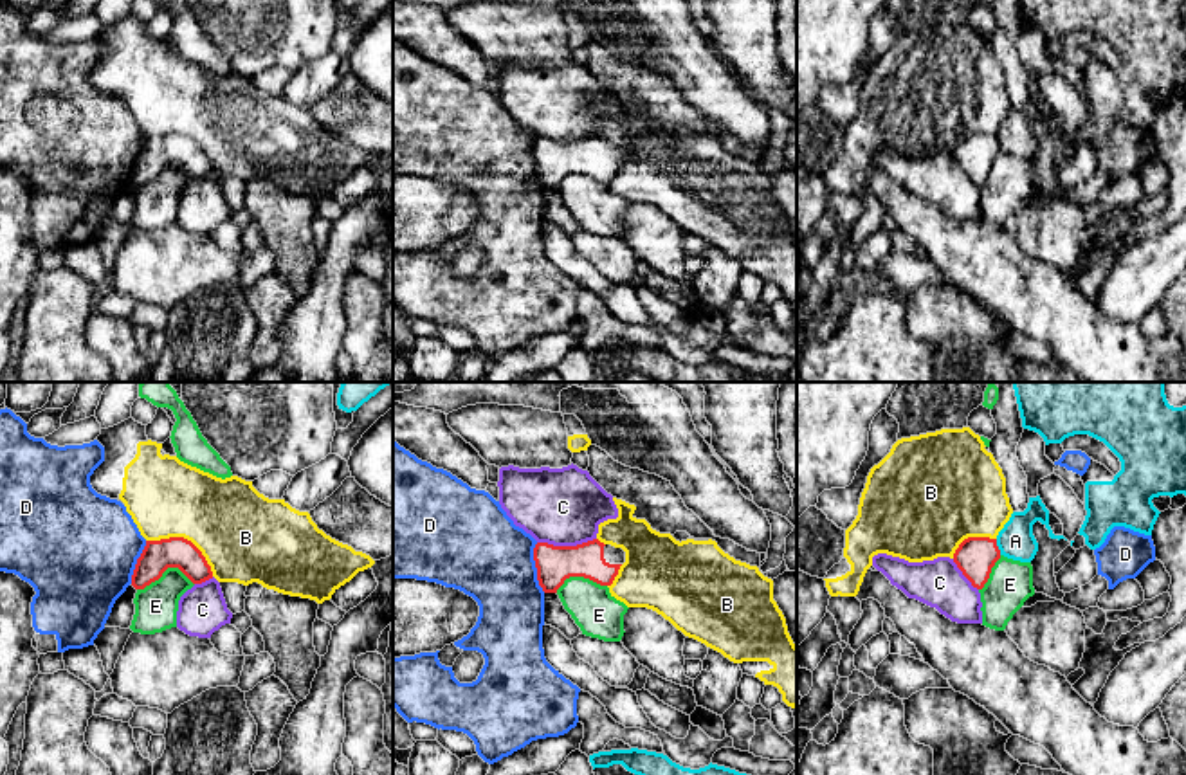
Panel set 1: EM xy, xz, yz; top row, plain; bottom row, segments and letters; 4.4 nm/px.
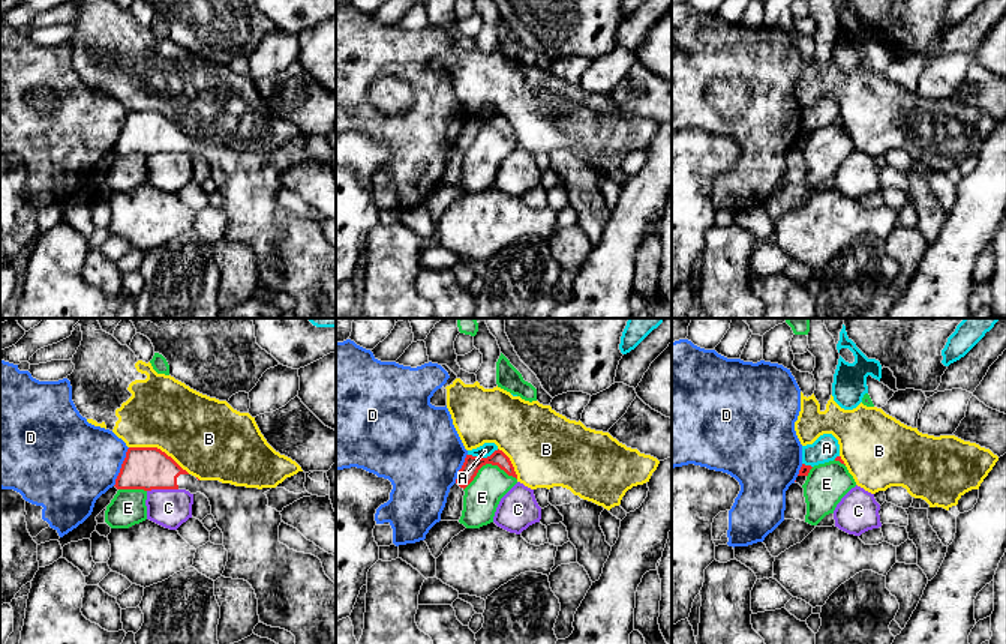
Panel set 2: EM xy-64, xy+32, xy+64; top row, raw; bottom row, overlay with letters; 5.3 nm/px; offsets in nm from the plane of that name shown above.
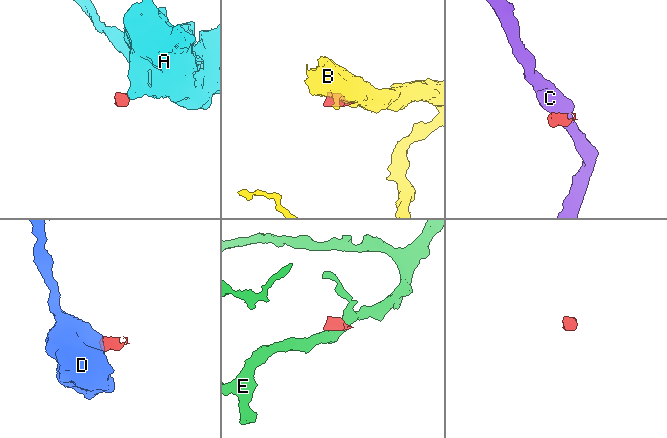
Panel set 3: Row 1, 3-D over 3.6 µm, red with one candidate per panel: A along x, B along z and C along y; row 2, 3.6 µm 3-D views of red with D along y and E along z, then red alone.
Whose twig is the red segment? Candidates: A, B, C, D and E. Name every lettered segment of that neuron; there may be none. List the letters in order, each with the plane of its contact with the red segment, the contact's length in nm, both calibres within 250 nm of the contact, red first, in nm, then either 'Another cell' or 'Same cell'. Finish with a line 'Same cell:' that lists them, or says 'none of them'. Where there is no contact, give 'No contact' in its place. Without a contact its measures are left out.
A: Touches red in yz. Shared border 80 nm. Thickness 180 nm (red) against 160 nm. Another cell
B: Touches red in xy. Shared border 340 nm. Thickness 140 nm (red) against 400 nm. Another cell
C: Touches red in xz. Shared border 260 nm. Thickness 160 nm (red) against 340 nm. Another cell
D: Touches red in xz. Shared border 220 nm. Thickness 160 nm (red) against 380 nm. Another cell
E: Touches red in xy. Shared border 260 nm. Thickness 140 nm (red) against 190 nm. Another cell
Same cell: none of them

